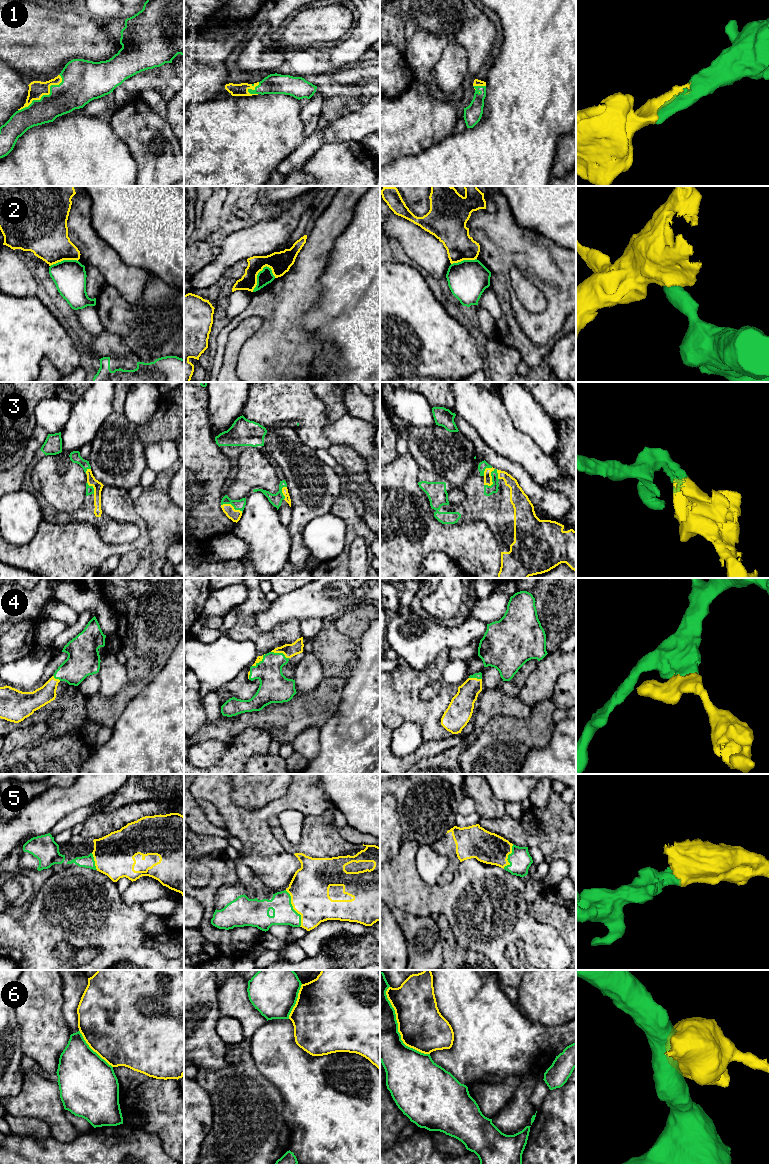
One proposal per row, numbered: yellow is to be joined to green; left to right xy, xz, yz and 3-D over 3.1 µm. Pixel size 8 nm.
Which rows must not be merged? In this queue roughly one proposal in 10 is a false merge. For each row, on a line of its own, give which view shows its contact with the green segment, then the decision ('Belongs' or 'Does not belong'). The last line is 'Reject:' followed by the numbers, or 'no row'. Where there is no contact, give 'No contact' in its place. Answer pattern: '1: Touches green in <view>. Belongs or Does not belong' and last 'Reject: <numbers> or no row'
1: Touches green in xy. Belongs
2: Touches green in xz. Does not belong
3: Touches green in yz. Belongs
4: Touches green in xz. Belongs
5: Touches green in xz. Belongs
6: Touches green in yz. Belongs
Reject: 2

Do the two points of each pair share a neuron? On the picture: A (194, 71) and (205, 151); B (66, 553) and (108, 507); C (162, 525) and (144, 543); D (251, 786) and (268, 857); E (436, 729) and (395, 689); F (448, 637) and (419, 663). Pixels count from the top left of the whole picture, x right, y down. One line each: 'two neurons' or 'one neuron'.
A: two neurons
B: one neuron
C: two neurons
D: two neurons
E: one neuron
F: one neuron

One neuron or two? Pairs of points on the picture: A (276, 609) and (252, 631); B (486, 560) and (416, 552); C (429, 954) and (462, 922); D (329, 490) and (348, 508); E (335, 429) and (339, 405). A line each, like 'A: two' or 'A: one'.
A: two
B: one
C: two
D: two
E: two

